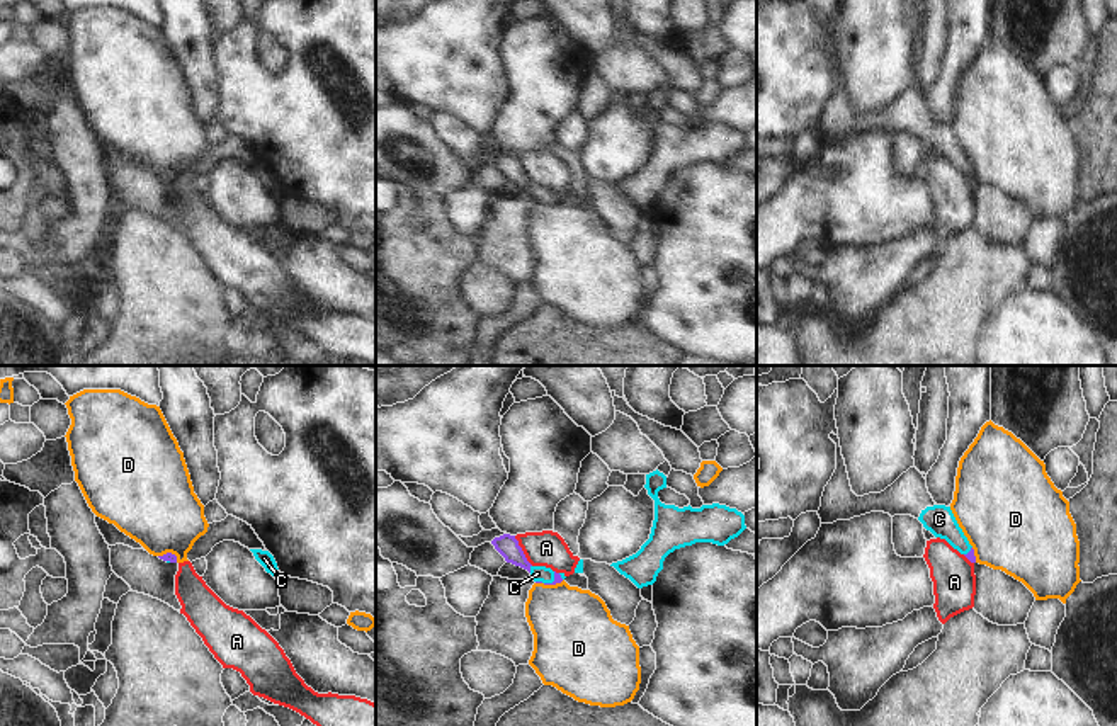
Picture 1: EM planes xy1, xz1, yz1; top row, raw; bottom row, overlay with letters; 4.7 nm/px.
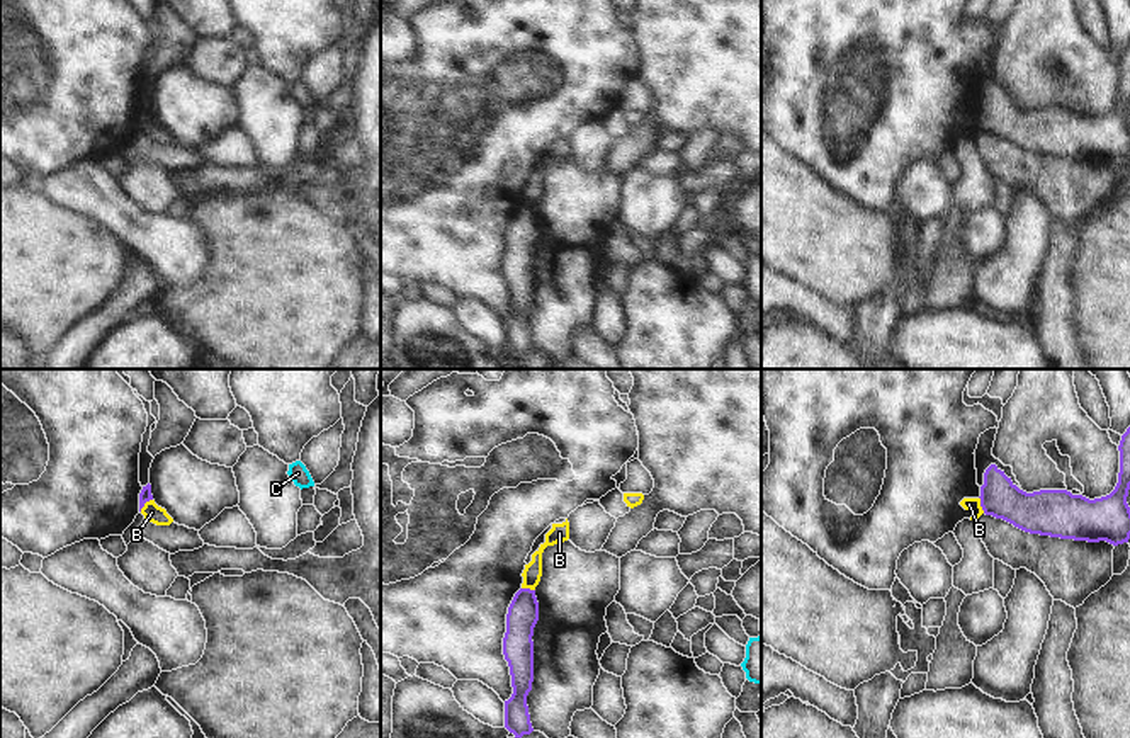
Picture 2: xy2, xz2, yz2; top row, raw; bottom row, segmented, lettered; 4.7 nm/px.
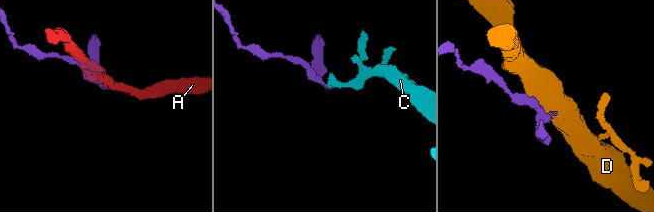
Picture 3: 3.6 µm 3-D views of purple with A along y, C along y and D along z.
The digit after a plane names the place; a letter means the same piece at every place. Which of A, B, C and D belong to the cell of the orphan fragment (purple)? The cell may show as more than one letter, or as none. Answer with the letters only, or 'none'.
C

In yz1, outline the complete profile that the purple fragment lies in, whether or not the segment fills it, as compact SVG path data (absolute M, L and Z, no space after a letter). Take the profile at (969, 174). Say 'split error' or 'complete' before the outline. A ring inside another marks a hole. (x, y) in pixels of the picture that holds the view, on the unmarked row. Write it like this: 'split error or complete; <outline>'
split error; M833 51L830 58L836 63L836 88L825 105L818 134L821 143L850 139L870 131L911 134L923 143L925 158L945 158L954 168L976 182L974 168L959 146L950 126L937 124L928 112L927 99L913 85L881 112L857 116L852 111L840 58Z

